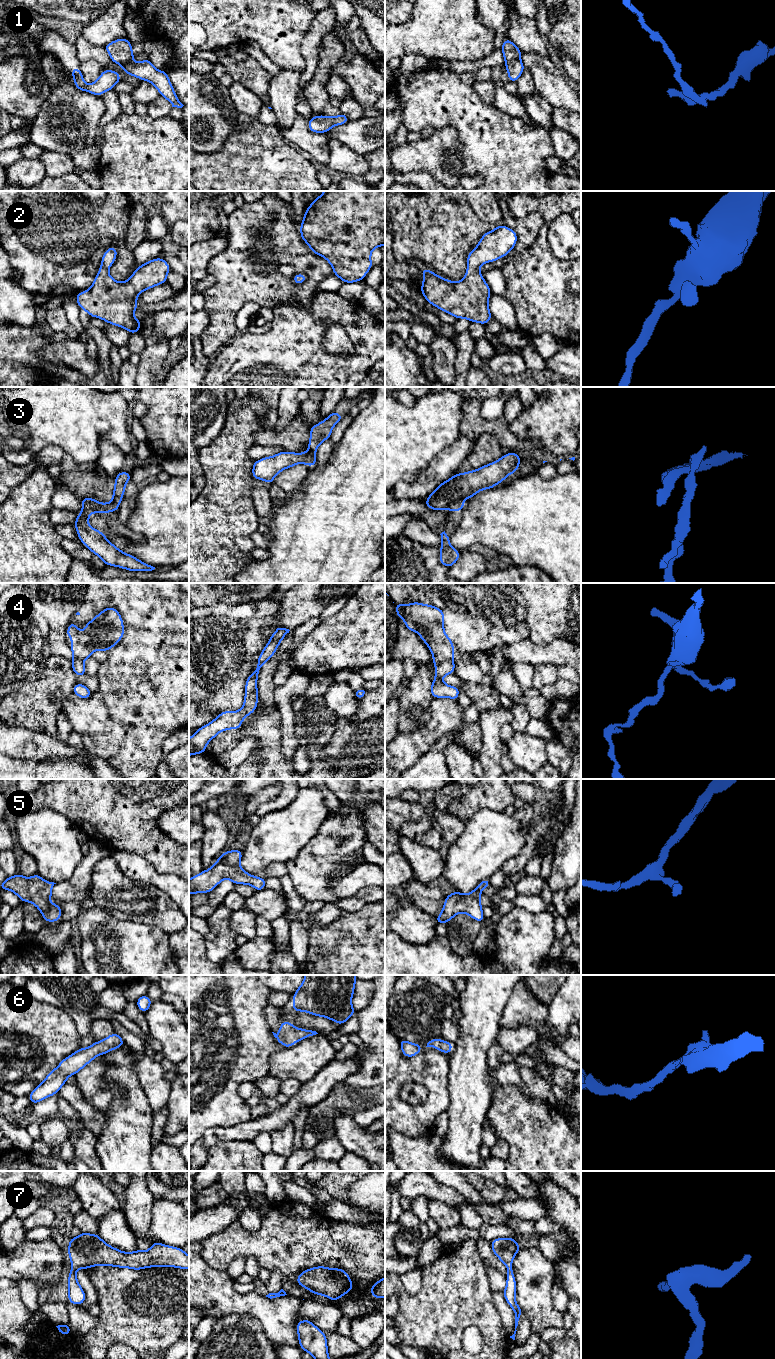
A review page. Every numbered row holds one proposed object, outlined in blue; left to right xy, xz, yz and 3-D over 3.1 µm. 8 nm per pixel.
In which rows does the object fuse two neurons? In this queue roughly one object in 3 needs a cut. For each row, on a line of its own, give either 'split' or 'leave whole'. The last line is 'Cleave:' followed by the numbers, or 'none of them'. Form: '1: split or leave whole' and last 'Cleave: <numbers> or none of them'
1: split
2: leave whole
3: split
4: split
5: leave whole
6: leave whole
7: leave whole
Cleave: 1, 3, 4

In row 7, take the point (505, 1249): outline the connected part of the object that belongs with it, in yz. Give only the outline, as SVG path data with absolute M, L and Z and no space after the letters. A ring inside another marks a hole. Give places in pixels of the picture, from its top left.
M496 1238L491 1242L491 1248L493 1253L499 1258L501 1262L503 1262L507 1267L507 1285L503 1290L503 1295L506 1302L513 1309L515 1313L515 1331L510 1338L515 1340L516 1328L518 1326L518 1321L520 1316L524 1313L524 1311L519 1307L515 1300L516 1293L516 1280L513 1273L512 1261L515 1255L520 1251L521 1247L518 1245L517 1241L512 1238Z

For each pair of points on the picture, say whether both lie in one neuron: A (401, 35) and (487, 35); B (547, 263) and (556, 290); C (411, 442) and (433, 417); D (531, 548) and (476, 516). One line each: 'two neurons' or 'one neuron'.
A: one neuron
B: one neuron
C: one neuron
D: one neuron

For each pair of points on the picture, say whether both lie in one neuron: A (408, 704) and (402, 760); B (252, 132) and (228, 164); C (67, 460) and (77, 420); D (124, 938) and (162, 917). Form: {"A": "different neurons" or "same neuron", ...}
{"A": "different neurons", "B": "same neuron", "C": "different neurons", "D": "different neurons"}

